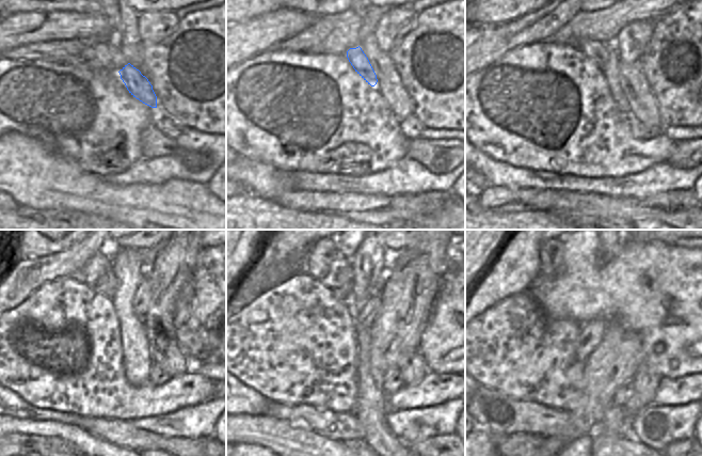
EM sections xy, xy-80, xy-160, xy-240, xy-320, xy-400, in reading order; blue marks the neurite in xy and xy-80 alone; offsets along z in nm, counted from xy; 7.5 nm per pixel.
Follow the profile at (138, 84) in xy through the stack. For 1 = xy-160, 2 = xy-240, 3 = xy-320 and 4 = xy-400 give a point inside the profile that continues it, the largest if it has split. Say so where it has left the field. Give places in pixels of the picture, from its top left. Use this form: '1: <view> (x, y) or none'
1: xy-160 (596, 51)
2: xy-240 (97, 273)
3: xy-320 (323, 261)
4: xy-400 (551, 252)

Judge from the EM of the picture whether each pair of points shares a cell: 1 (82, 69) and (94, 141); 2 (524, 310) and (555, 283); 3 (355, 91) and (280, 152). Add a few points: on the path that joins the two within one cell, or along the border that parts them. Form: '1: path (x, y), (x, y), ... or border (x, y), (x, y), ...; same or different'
1: path (80, 88), (80, 106), (94, 120), (94, 123); same
2: border (526, 291), (552, 319); different
3: path (335, 111), (332, 114), (309, 114), (292, 131); same

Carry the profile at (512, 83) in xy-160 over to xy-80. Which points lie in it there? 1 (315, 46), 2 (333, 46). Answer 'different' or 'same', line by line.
1: different
2: different

